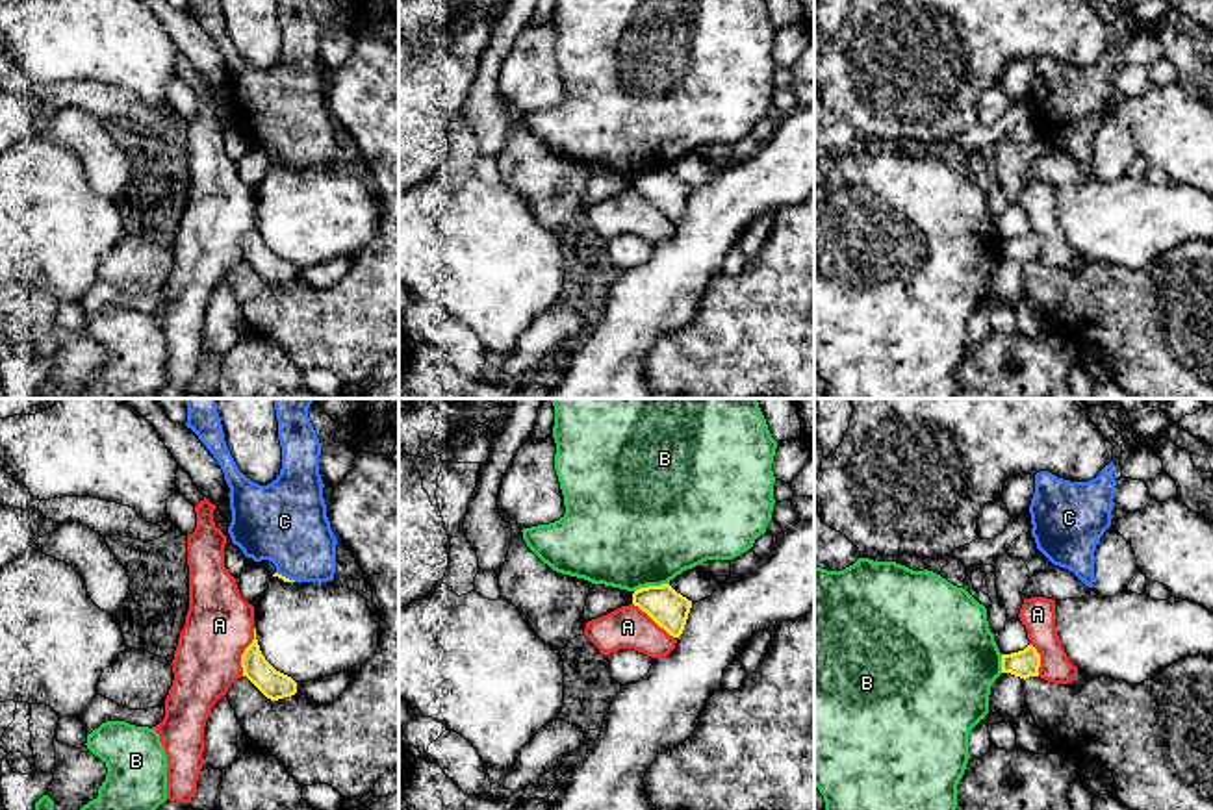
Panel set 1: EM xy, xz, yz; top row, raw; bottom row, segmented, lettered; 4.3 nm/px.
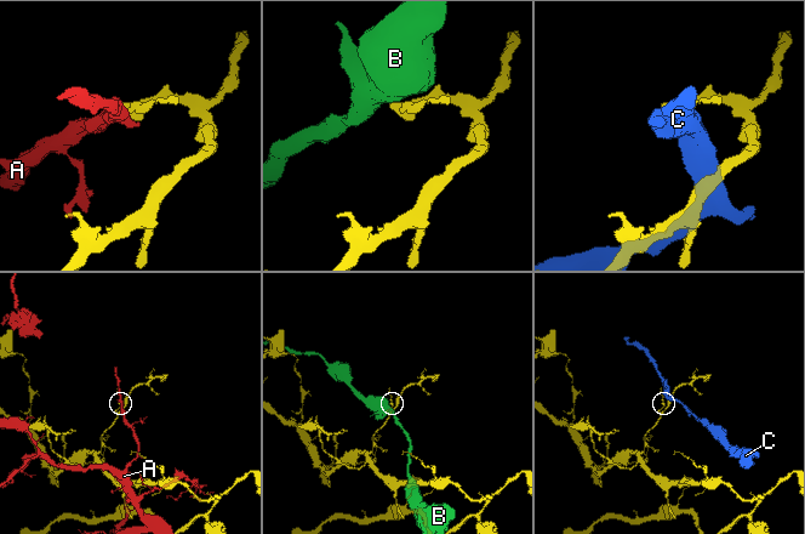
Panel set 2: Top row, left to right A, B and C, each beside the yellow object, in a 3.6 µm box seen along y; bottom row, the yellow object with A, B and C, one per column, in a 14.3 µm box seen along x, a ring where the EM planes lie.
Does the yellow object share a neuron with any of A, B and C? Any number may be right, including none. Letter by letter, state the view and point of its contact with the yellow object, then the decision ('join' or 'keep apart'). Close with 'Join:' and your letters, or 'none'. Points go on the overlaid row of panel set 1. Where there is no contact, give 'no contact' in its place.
A: xy (243, 653) | keep apart
B: xz (651, 586) | keep apart
C: xy (284, 577) | keep apart
Join: none

